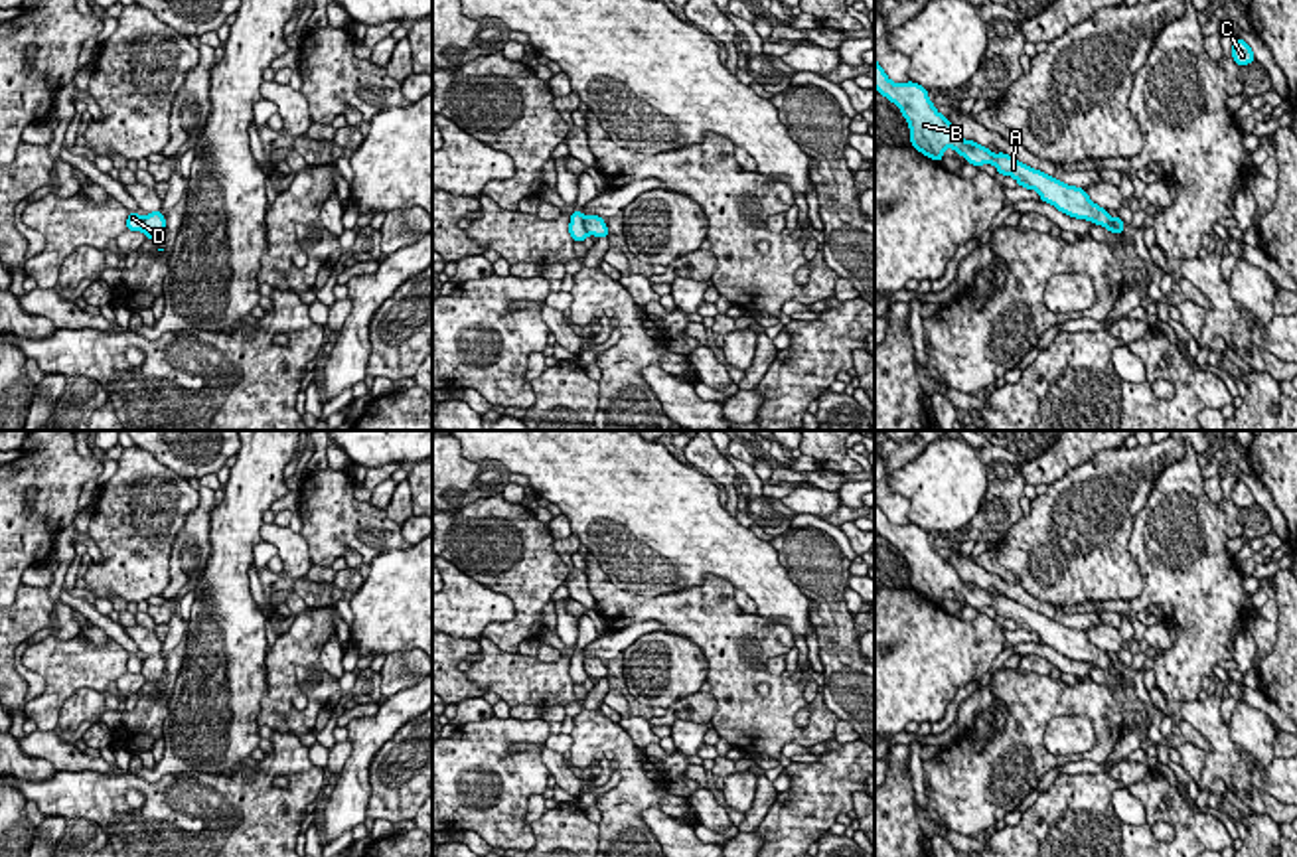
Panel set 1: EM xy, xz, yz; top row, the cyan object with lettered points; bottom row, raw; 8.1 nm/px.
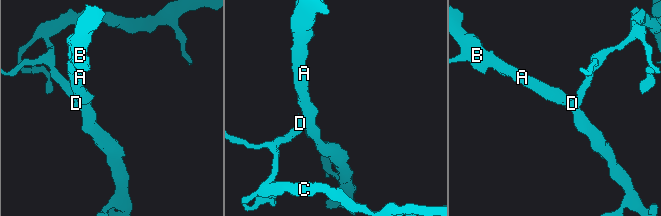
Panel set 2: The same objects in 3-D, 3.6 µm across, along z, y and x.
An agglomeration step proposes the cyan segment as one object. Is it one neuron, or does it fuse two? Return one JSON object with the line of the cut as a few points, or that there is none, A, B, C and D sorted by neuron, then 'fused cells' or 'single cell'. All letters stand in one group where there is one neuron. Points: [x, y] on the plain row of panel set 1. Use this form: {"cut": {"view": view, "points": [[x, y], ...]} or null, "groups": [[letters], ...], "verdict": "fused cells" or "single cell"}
{"cut": {"view": "xz", "points": [[583, 658], [583, 670], [589, 676]]}, "groups": [["A", "B"], ["C", "D"]], "verdict": "fused cells"}

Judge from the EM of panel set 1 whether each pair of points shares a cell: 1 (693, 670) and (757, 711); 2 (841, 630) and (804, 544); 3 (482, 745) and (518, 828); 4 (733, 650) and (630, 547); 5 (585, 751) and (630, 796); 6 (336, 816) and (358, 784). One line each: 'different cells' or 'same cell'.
1: different cells
2: same cell
3: same cell
4: different cells
5: same cell
6: same cell

